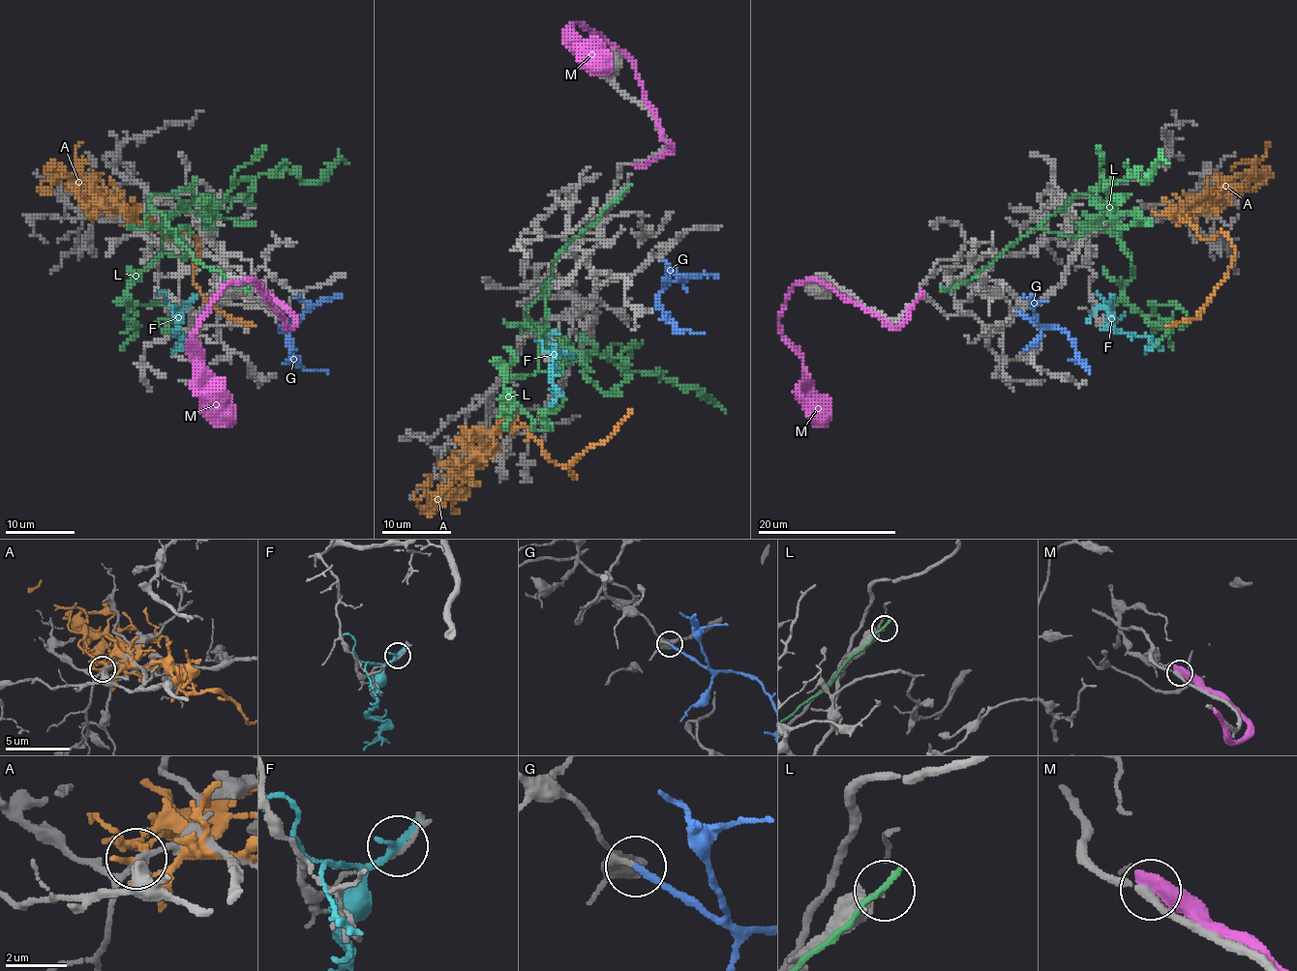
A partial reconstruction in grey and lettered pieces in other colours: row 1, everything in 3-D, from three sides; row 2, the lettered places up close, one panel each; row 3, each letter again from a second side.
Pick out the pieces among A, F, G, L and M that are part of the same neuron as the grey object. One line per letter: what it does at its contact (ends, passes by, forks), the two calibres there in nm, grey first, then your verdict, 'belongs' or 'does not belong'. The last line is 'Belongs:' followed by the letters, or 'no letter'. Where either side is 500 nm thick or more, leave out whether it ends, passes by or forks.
A: it passes by | 190/150 nm | does not belong
F: it passes by | 100/260 nm | does not belong
G: it ends | 200/280 nm | belongs
L: it ends | 140/220 nm | does not belong
M: 240/600 nm | does not belong
Belongs: G

